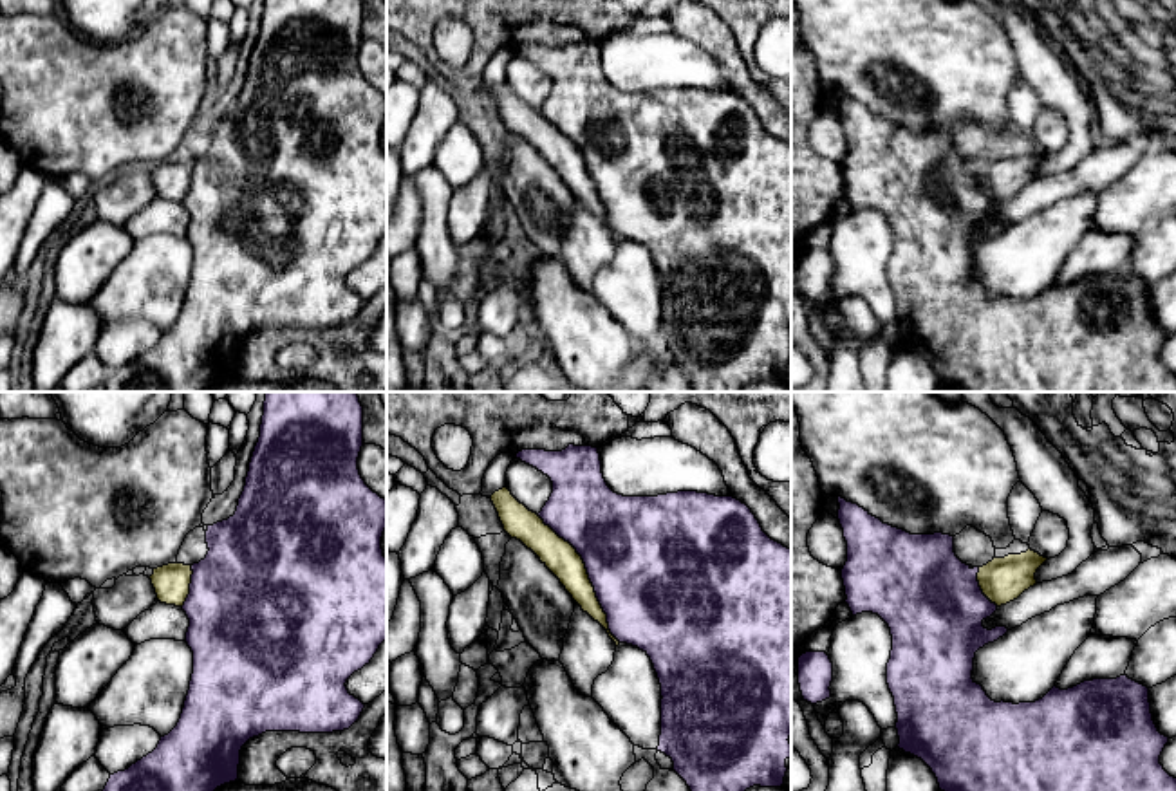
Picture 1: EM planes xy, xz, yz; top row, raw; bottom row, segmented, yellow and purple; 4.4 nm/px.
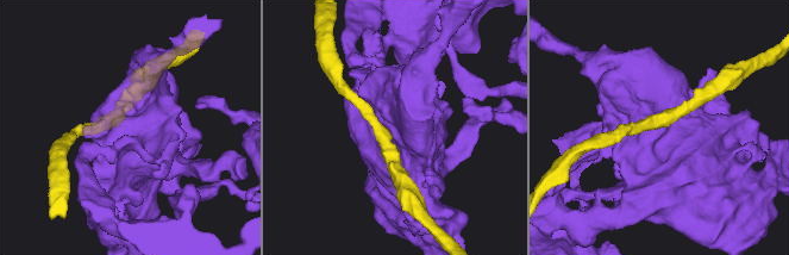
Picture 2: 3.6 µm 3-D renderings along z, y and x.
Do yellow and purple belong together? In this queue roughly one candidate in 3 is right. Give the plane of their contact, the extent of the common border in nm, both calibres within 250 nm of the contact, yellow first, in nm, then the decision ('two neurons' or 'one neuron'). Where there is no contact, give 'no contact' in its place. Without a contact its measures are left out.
contact in xz; length 700 nm; calibres 150 and 500 nm; one neuron

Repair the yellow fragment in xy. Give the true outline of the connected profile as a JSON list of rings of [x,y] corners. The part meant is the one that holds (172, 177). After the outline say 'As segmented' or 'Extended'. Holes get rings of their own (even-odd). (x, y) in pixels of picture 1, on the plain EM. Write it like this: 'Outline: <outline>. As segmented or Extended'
Outline: [[[264,0],[260,33],[255,42],[244,87],[233,112],[208,121],[208,150],[193,161],[168,159],[154,164],[150,172],[157,195],[181,202],[190,222],[186,238],[193,247],[193,269],[184,303],[177,321],[161,332],[157,343],[125,367],[110,370],[105,392],[210,392],[217,383],[238,376],[242,341],[266,327],[332,329],[349,325],[361,311],[365,300],[349,289],[347,275],[370,258],[387,235],[387,154],[381,132],[387,125],[387,96],[374,88],[359,70],[358,52],[363,42],[361,0]]]. Extended

